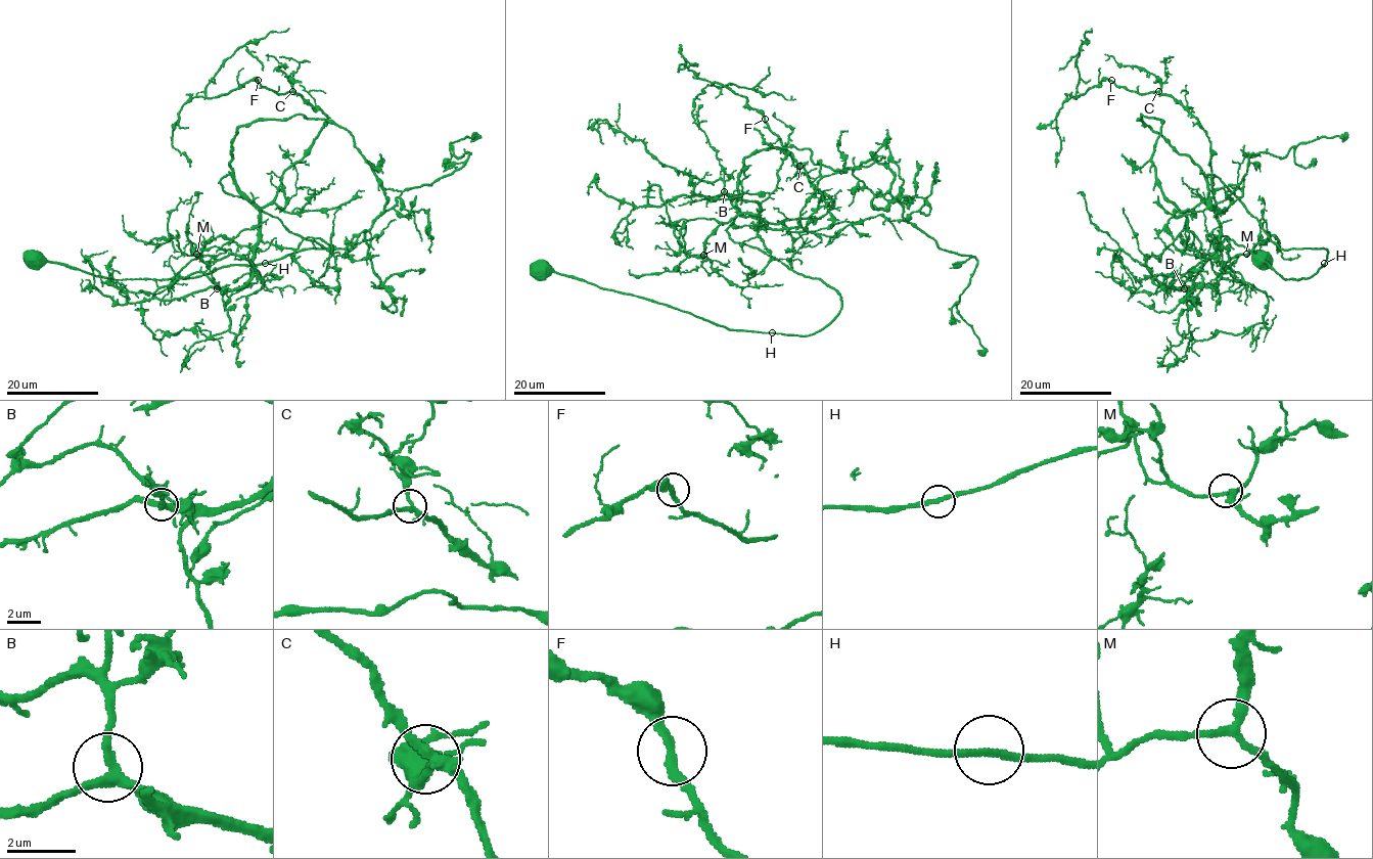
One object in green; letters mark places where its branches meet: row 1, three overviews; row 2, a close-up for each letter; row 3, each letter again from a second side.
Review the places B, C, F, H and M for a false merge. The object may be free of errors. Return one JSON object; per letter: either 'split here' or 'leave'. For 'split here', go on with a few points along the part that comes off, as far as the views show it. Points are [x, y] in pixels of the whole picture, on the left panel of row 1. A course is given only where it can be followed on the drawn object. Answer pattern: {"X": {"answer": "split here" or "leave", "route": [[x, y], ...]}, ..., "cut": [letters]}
{"B": {"answer": "leave"}, "C": {"answer": "leave"}, "F": {"answer": "leave"}, "H": {"answer": "leave"}, "M": {"answer": "leave"}, "cut": []}

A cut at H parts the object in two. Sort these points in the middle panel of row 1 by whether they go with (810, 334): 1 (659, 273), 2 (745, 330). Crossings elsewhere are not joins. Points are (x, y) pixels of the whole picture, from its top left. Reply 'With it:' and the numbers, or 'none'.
With it: 1

